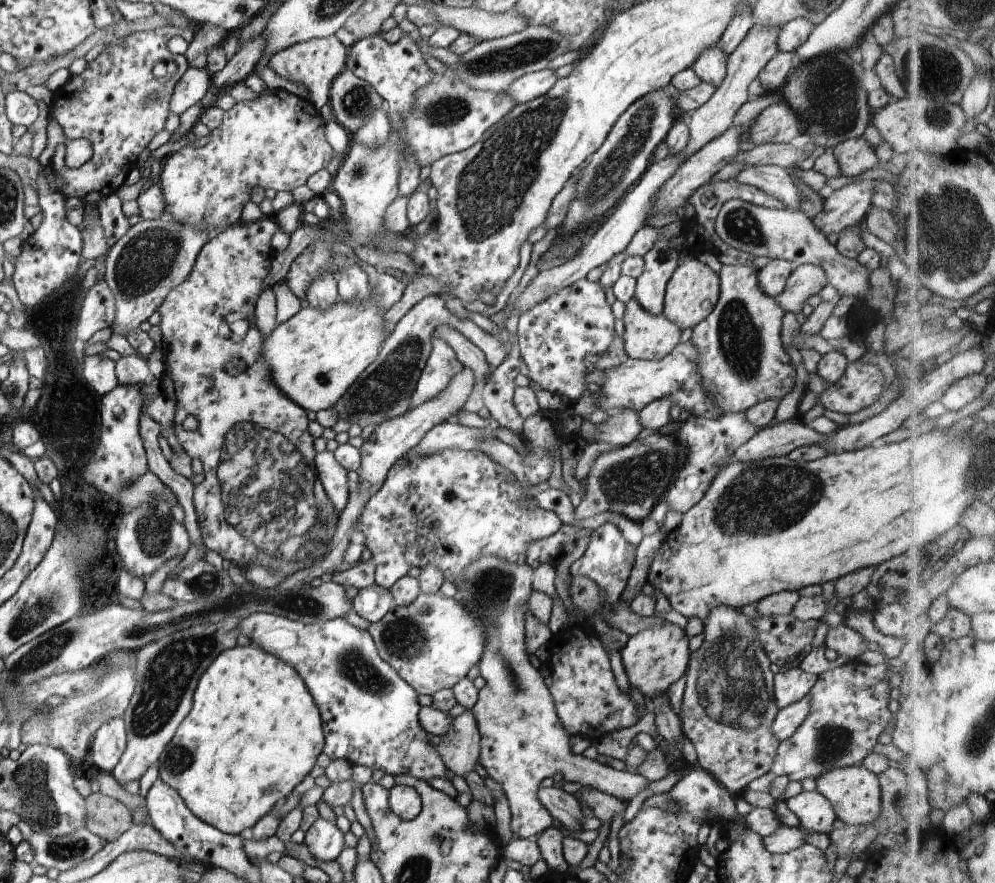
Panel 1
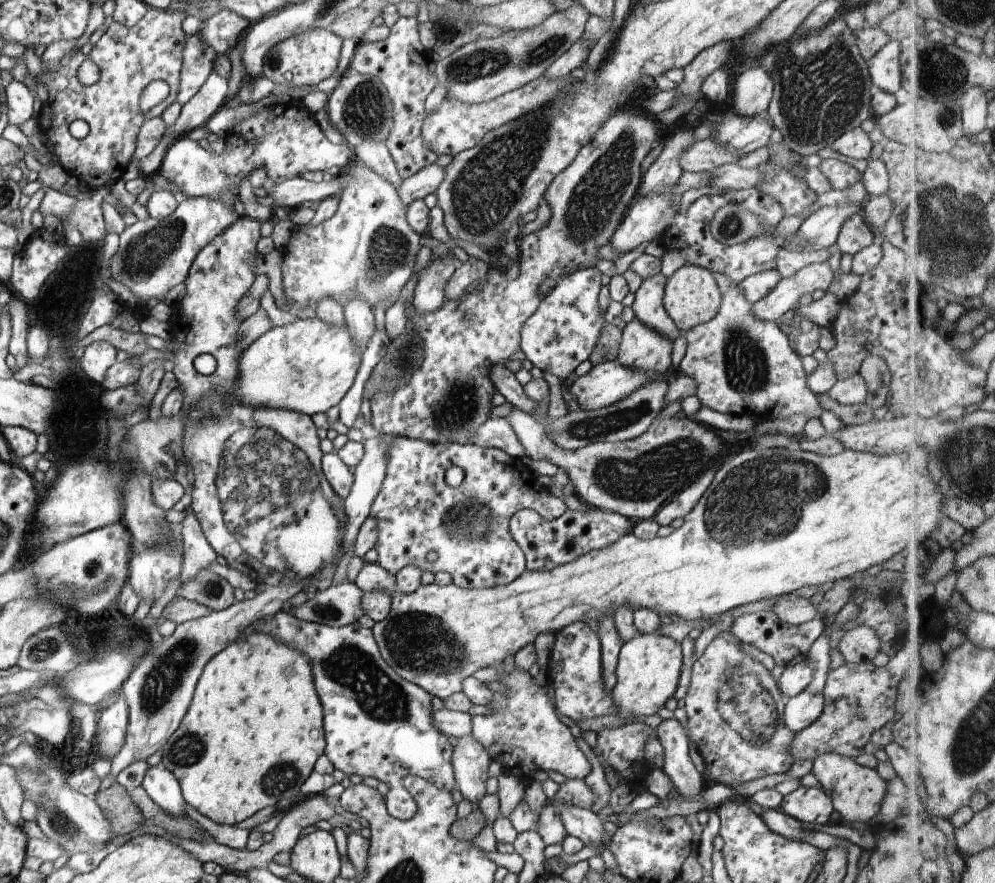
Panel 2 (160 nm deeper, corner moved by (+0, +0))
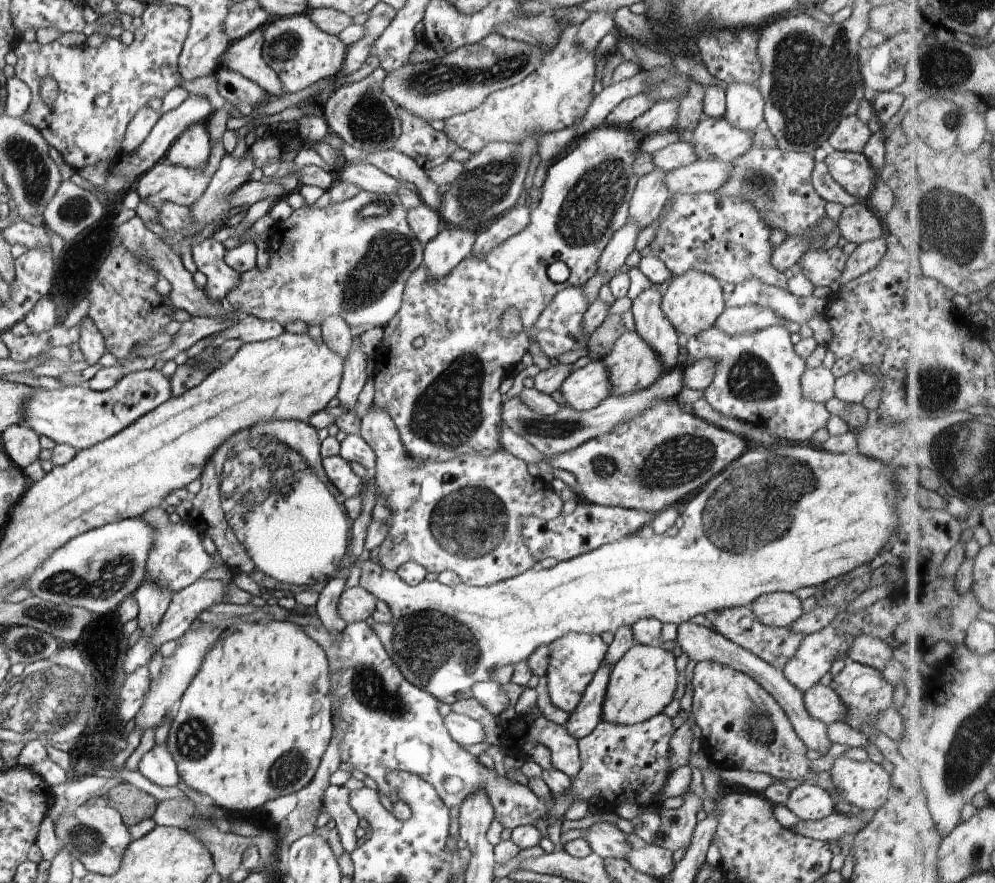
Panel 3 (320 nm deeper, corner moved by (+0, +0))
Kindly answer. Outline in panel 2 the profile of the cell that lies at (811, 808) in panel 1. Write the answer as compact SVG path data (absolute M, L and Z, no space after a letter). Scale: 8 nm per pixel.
M804 787L783 796L781 811L802 822L831 823L830 816L834 812L833 800L822 788Z

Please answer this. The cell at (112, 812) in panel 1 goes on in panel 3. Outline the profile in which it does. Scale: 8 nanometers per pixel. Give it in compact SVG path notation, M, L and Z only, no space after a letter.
M122 782L111 788L105 798L108 805L118 810L127 827L153 818L158 804L158 800L152 795L128 782Z

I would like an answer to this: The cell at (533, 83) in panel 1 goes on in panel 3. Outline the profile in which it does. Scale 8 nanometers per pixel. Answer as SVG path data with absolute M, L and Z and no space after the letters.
M592 11L579 26L577 43L583 49L594 51L600 44L600 40L616 29L614 13L612 11Z

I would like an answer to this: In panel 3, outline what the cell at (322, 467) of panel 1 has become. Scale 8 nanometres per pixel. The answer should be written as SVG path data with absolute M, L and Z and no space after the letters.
M339 454L323 457L323 467L330 482L346 497L358 497L363 492L364 480L356 475L348 461Z

